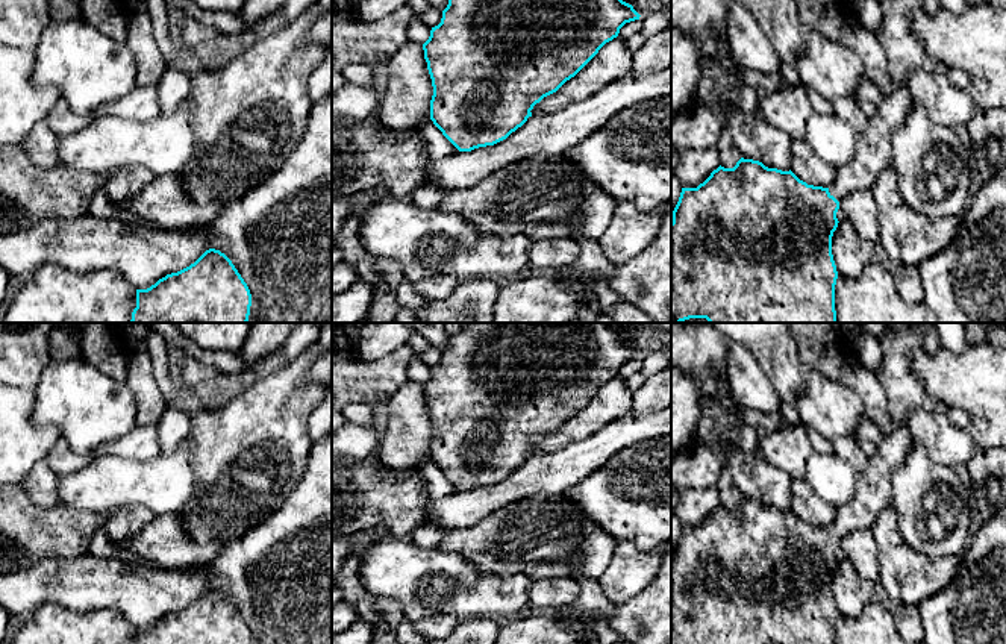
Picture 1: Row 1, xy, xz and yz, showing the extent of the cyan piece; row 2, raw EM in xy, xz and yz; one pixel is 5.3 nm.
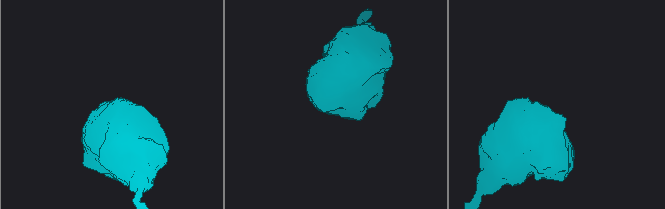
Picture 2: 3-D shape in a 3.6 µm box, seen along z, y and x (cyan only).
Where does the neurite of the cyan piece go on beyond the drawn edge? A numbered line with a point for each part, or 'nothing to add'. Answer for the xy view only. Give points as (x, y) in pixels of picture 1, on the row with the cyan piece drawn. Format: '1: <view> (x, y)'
nothing to add

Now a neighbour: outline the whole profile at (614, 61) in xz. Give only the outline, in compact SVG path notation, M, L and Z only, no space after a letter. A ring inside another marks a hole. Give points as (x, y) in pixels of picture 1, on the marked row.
M617 36L606 42L574 77L536 103L530 111L532 115L558 112L598 92L615 79L624 77L630 73L632 55L626 48L626 38Z

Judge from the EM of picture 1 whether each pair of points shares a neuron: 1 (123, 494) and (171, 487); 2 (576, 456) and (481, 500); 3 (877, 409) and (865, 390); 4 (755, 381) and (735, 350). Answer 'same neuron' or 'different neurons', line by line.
1: same neuron
2: same neuron
3: same neuron
4: same neuron

